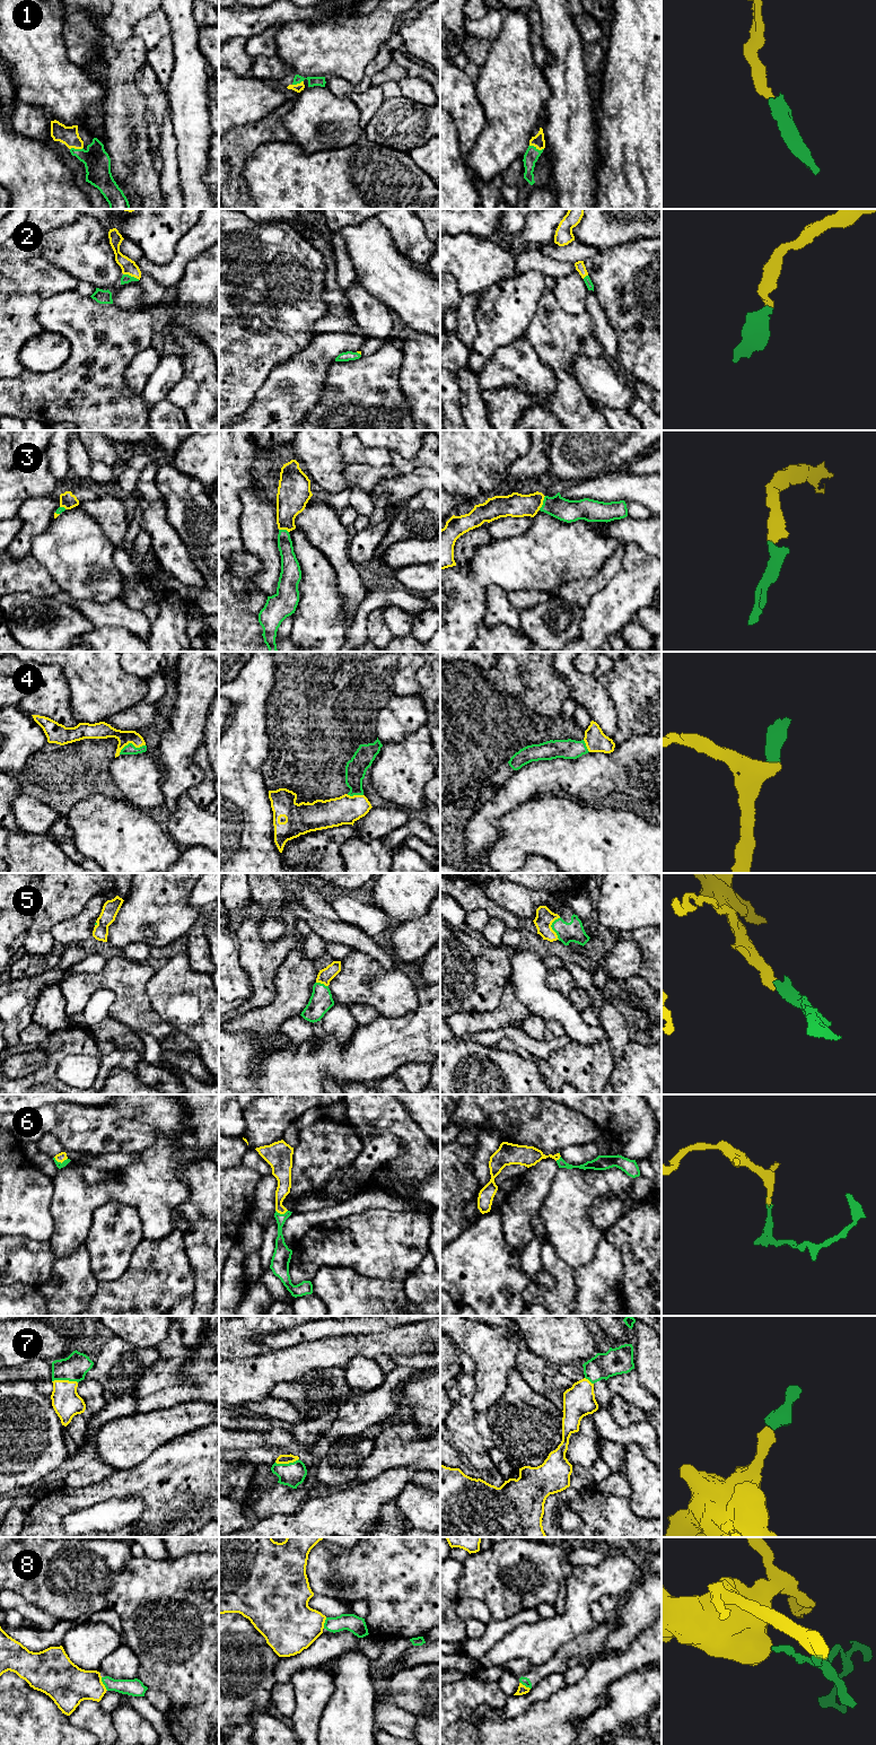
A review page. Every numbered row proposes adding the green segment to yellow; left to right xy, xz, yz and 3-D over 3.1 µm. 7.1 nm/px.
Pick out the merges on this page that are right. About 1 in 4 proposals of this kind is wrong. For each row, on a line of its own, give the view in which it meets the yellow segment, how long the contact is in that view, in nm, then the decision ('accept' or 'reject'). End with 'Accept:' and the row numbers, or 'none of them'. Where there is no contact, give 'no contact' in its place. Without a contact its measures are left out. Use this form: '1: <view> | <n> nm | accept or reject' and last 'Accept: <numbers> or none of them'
1: yz | 110 nm | accept
2: xy | 130 nm | accept
3: yz | 120 nm | accept
4: xy | 200 nm | accept
5: yz | 160 nm | accept
6: xy | 100 nm | accept
7: xy | 180 nm | accept
8: xy | 110 nm | reject
Accept: 1, 2, 3, 4, 5, 6, 7

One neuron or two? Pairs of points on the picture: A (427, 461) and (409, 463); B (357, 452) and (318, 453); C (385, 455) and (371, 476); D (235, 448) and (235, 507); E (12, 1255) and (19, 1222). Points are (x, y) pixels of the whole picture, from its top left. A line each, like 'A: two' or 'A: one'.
A: one
B: two
C: two
D: one
E: two

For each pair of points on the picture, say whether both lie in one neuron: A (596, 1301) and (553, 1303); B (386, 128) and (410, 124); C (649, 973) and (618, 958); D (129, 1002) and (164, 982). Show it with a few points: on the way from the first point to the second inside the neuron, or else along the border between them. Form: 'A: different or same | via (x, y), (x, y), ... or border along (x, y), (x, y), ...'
A: different | border along (574, 1276), (576, 1303)
B: same | via (392, 125), (404, 124)
C: different | border along (633, 942), (642, 957), (642, 965), (637, 975)
D: different | border along (156, 971), (147, 985), (147, 996), (159, 1015)

